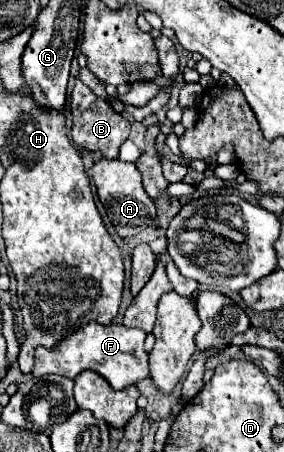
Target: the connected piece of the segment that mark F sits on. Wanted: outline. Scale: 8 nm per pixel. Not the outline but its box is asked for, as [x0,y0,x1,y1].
[33,322,149,390]

